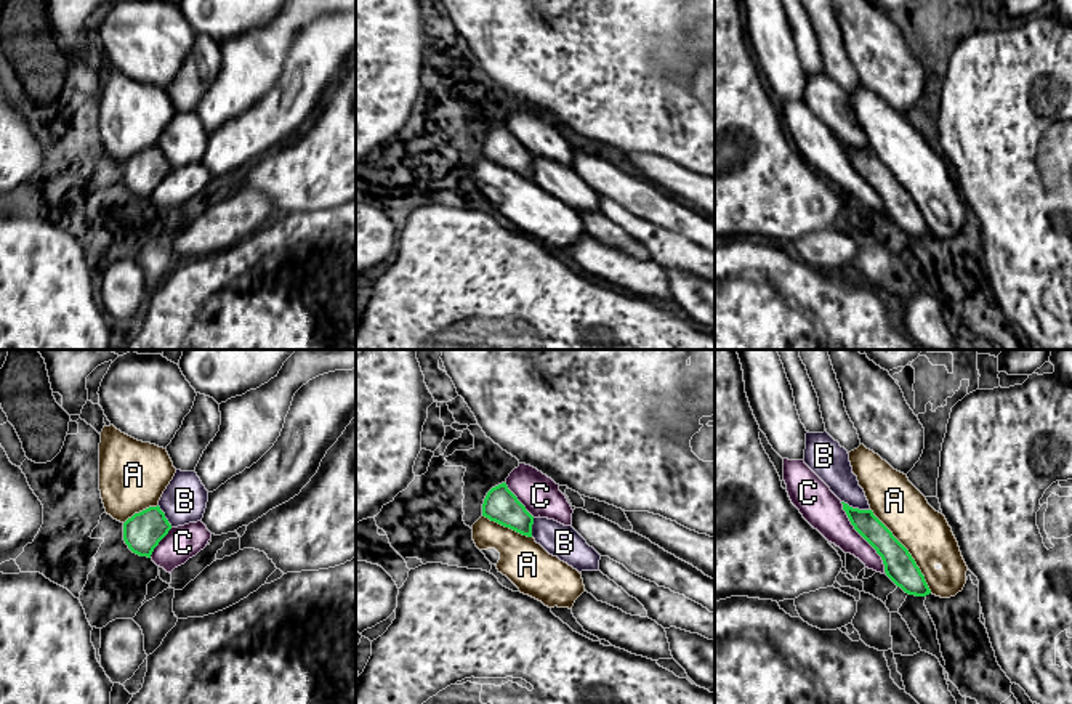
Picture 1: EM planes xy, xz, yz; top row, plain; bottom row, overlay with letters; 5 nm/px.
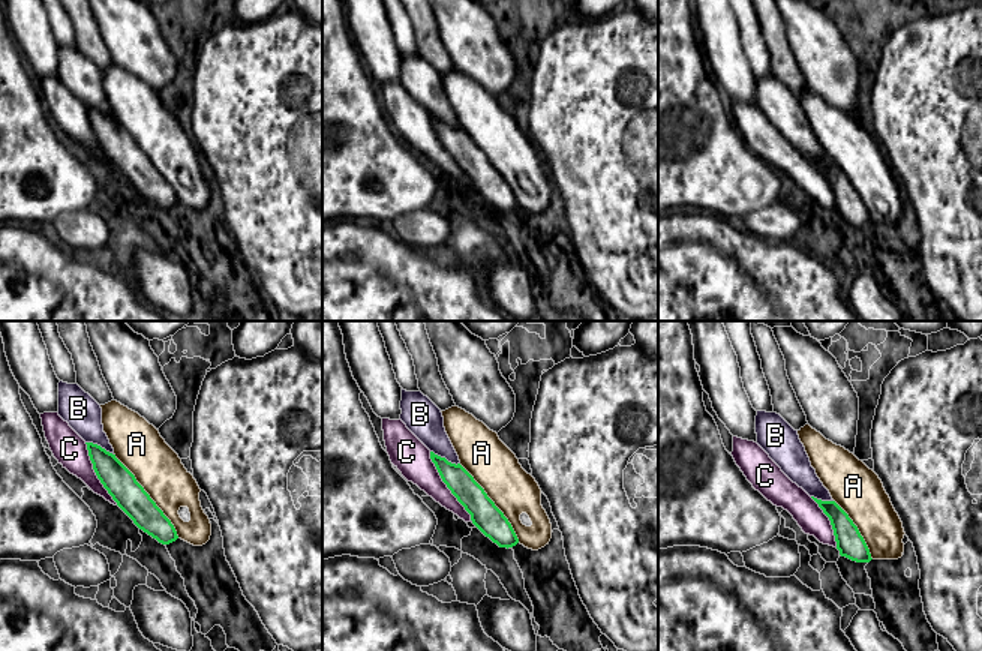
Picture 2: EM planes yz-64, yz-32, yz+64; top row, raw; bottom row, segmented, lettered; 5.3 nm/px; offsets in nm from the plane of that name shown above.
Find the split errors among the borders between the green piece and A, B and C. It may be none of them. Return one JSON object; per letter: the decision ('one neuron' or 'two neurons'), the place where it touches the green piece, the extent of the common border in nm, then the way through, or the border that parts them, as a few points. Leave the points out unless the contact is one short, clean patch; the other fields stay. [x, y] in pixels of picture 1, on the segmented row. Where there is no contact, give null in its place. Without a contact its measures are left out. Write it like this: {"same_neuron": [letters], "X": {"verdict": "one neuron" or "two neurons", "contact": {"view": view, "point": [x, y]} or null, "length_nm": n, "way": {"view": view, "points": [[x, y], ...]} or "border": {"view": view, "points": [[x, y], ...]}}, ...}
{"same_neuron": [], "A": {"verdict": "two neurons", "contact": {"view": "yz", "point": [907, 550]}, "length_nm": 500}, "B": {"verdict": "two neurons", "contact": {"view": "yz", "point": [856, 509]}, "length_nm": 150}, "C": {"verdict": "two neurons", "contact": {"view": "yz", "point": [862, 536]}, "length_nm": 420}}

